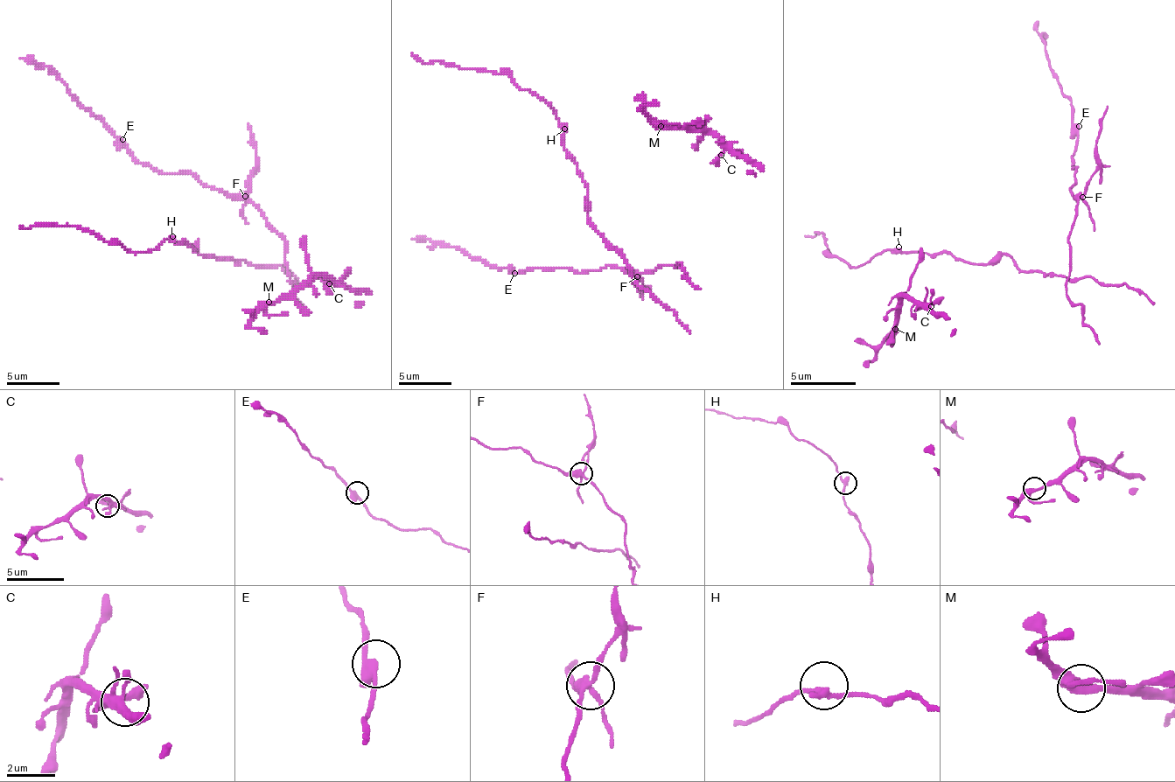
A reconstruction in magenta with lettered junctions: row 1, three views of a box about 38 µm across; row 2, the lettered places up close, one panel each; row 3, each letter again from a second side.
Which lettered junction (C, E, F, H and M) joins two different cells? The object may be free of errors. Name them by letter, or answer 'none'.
F

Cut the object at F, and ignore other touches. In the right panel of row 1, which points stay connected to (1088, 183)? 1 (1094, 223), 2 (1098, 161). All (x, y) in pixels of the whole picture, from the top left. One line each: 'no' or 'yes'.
1: yes
2: yes

